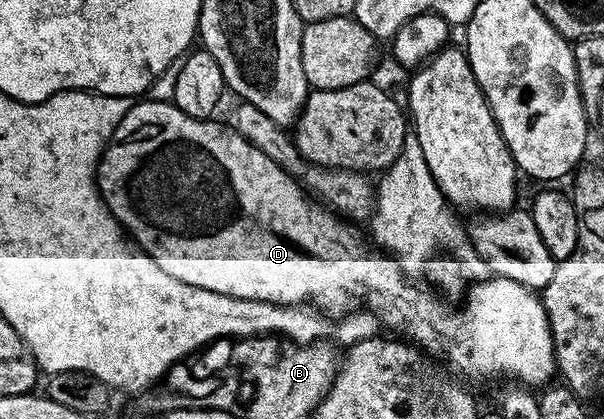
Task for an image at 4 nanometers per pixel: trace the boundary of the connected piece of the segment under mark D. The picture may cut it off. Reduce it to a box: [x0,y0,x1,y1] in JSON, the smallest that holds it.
[95,98,556,386]

